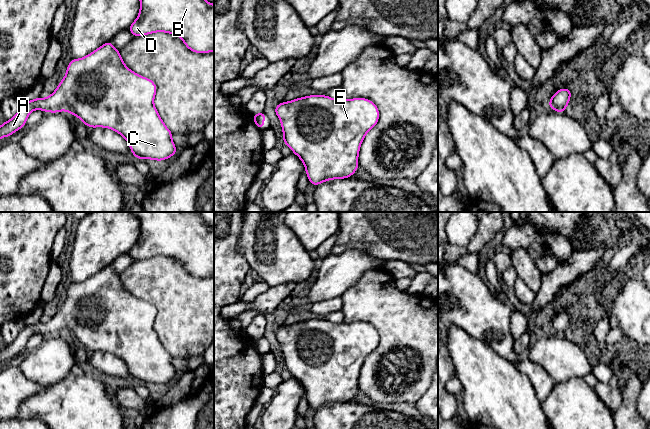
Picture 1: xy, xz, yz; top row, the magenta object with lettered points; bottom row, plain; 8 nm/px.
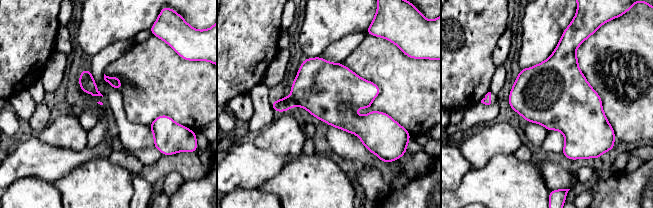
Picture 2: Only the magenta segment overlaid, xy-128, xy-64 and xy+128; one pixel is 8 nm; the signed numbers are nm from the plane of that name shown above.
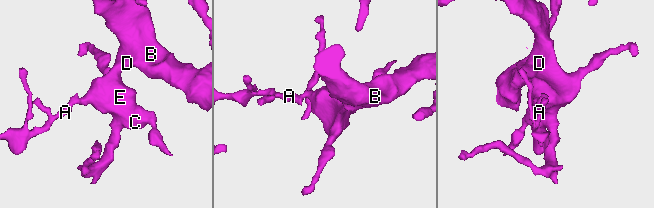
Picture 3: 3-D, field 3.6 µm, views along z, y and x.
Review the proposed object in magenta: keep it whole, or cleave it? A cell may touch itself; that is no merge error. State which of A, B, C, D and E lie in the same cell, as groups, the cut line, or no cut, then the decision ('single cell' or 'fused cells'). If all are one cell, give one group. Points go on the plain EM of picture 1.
A B C D E; no cut; single cell

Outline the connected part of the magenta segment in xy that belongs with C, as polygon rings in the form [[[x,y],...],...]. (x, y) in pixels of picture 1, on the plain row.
[[[109,264],[87,280],[72,283],[65,301],[48,322],[25,325],[12,343],[0,349],[0,362],[9,361],[25,351],[29,338],[35,333],[51,337],[65,334],[71,340],[78,340],[90,352],[110,352],[122,359],[137,383],[166,384],[178,374],[172,365],[173,357],[165,350],[154,330],[156,315],[157,310],[151,303],[126,291],[120,276]]]

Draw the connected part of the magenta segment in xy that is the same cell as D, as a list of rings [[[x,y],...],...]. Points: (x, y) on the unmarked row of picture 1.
[[[130,212],[140,222],[140,236],[127,253],[134,261],[154,256],[179,260],[196,277],[214,275],[214,228],[209,228],[196,212]]]

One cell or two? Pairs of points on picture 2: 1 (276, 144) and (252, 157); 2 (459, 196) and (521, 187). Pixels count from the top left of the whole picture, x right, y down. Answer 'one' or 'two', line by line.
1: two
2: one

